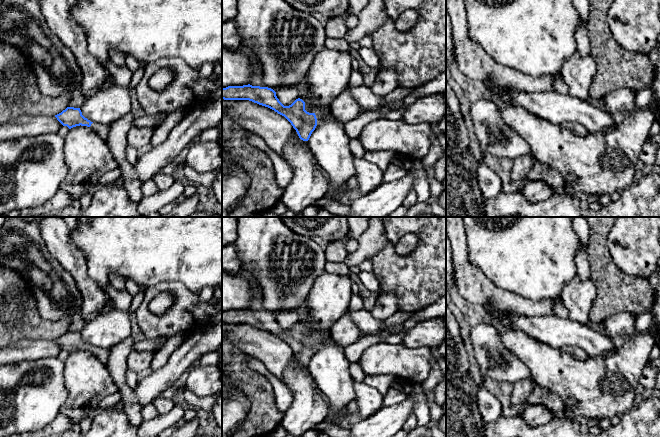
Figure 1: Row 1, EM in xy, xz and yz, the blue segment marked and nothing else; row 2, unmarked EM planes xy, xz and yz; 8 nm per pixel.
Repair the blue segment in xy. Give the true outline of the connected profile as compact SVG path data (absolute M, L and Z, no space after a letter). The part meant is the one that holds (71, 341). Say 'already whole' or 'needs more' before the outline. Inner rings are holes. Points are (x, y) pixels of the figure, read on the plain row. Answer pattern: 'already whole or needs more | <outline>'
needs more | M67 331L55 341L63 350L67 350L69 353L80 349L87 350L96 356L101 363L107 364L109 350L91 346L82 339L80 332Z

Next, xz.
needs more | M228 310L222 312L224 324L249 324L259 329L268 331L284 340L296 354L299 362L308 365L324 337L309 337L305 334L305 326L298 322L291 329L284 330L276 320L276 316L268 311Z

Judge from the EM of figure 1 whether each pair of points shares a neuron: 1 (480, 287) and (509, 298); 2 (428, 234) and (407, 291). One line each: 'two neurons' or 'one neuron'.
1: one neuron
2: one neuron

